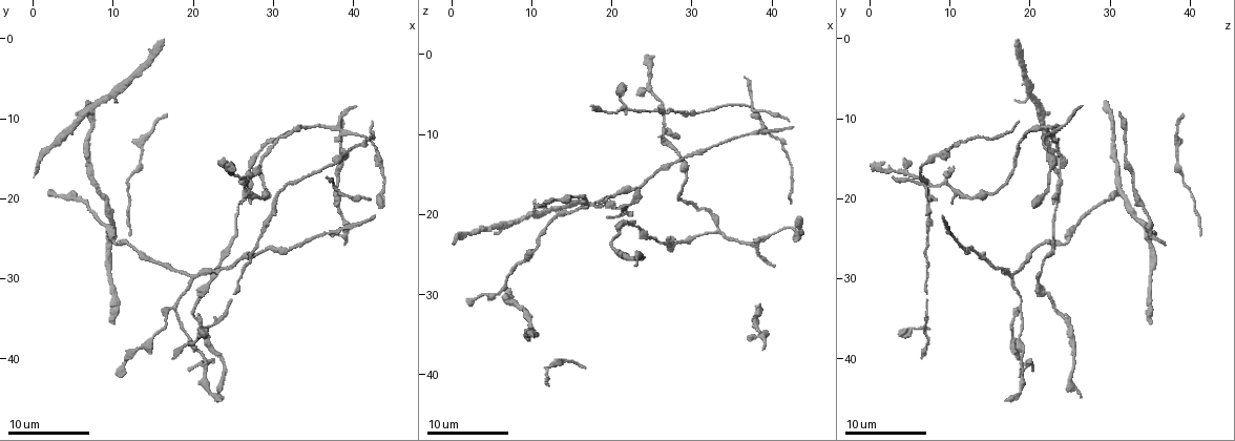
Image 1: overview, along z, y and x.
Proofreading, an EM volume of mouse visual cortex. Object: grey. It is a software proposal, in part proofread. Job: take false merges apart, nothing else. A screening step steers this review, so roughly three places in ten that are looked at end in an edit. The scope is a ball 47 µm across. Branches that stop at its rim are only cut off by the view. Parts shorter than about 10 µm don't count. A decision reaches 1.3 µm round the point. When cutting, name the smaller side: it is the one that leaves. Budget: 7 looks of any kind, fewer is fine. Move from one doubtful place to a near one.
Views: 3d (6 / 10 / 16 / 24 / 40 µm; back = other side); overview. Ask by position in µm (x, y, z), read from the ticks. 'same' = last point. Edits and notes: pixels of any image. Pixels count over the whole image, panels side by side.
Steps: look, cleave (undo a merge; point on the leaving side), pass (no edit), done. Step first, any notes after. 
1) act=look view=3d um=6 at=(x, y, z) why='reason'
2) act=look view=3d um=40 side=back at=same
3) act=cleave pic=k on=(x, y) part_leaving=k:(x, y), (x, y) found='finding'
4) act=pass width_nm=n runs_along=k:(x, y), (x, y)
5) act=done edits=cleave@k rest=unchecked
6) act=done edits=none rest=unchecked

act=look view=3d um=6 at=(17.2, 33.4, 18.6) why='three arms meet'

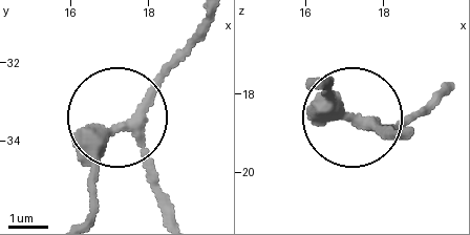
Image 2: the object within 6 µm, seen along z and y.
act=look view=3d um=6 side=back at=(17.40, 33.60, 18.70)

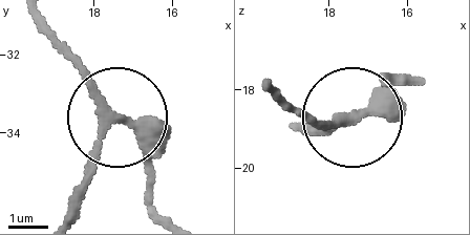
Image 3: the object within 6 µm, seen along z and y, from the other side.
act=pass arms=3 found='all the same cell'

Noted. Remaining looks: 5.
act=look view=3d um=16 at=(38.2, 11.4, 23.8) why='four-way junction'

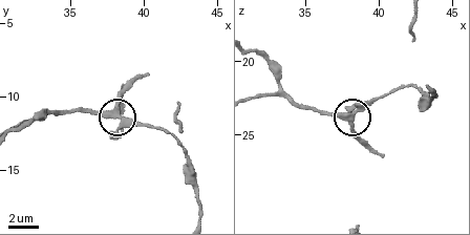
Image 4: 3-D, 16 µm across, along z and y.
act=pass width_nm=330 found='one cell here'

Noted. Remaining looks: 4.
act=look view=3d um=6 at=(26.6, 18.2, 9.6)

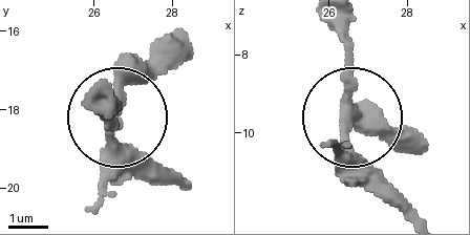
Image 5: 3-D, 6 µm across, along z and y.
act=pass arms=3 found='one cell here'

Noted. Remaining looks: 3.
act=done edits=none rest=unchecked

